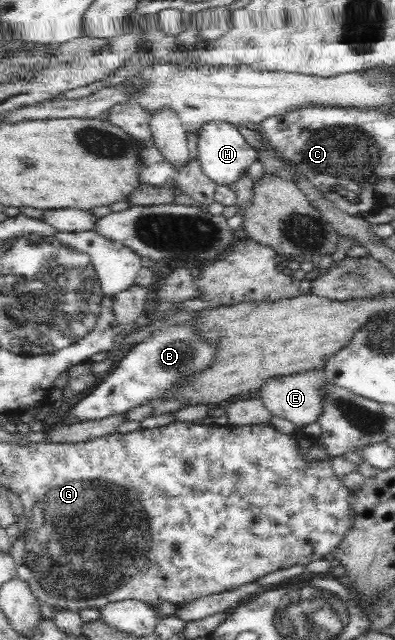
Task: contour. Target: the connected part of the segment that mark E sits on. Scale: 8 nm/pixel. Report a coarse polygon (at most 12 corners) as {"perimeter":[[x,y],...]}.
{"perimeter":[[321,370],[274,377],[258,389],[270,417],[299,429],[322,414]]}

